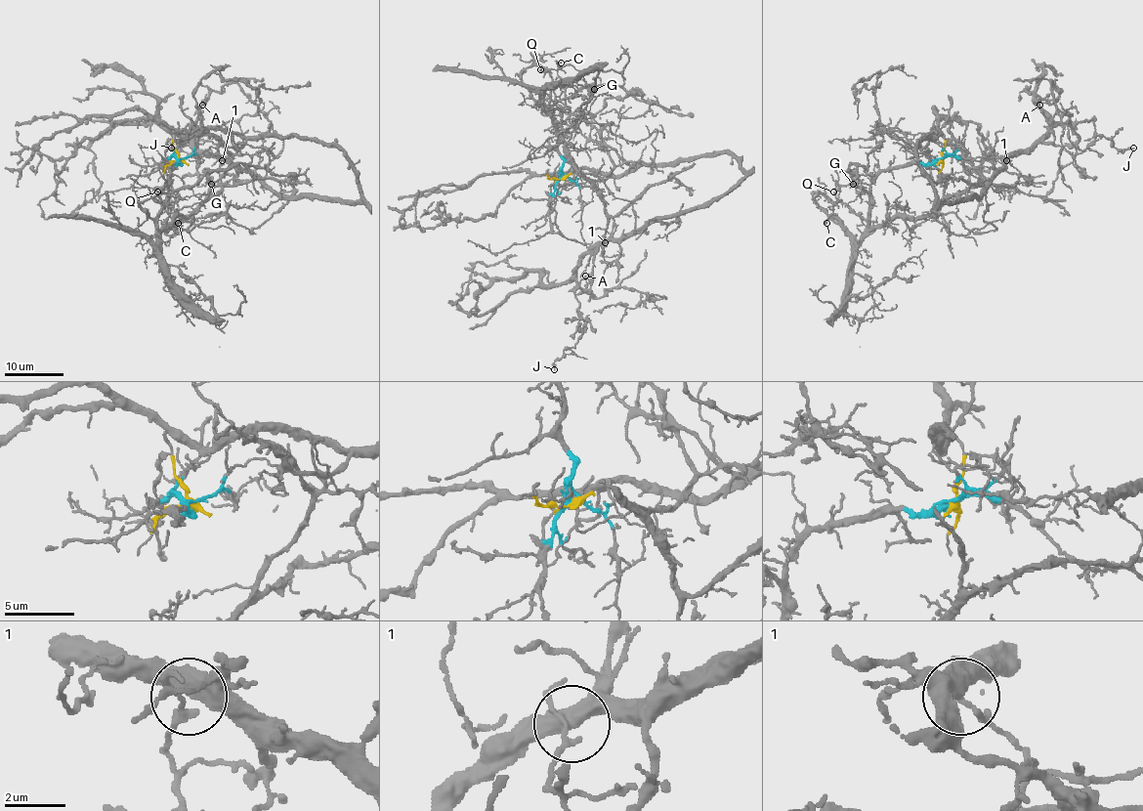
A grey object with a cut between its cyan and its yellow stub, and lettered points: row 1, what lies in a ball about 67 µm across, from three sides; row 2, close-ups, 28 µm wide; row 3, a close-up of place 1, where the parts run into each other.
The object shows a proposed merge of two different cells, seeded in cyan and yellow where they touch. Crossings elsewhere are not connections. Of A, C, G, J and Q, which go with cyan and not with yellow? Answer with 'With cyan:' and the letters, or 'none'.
With cyan: C, G, Q

